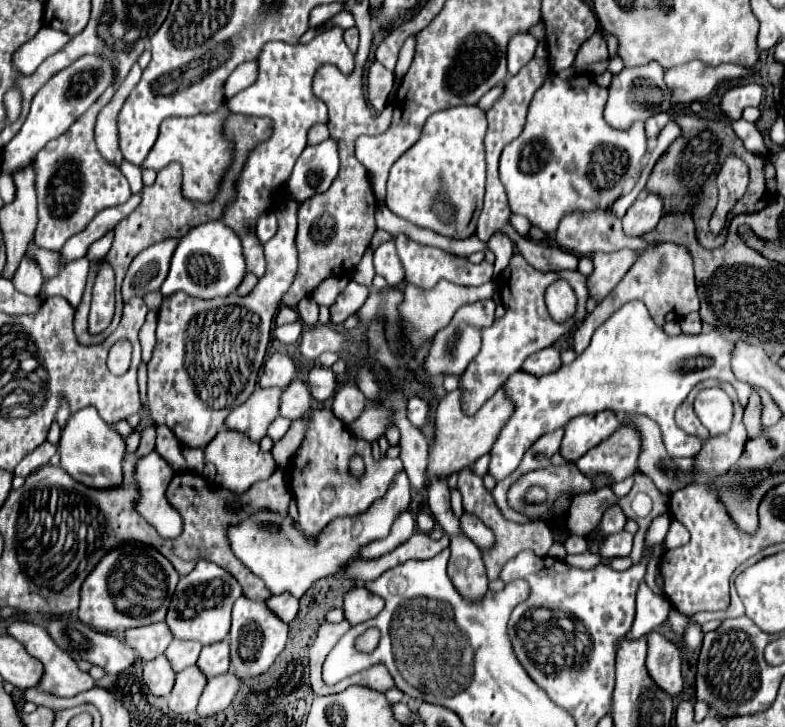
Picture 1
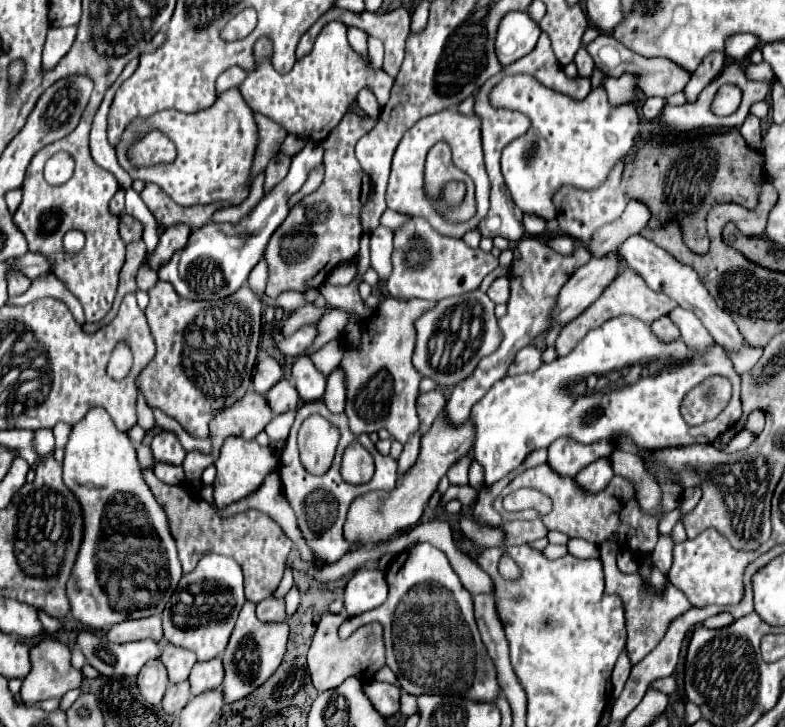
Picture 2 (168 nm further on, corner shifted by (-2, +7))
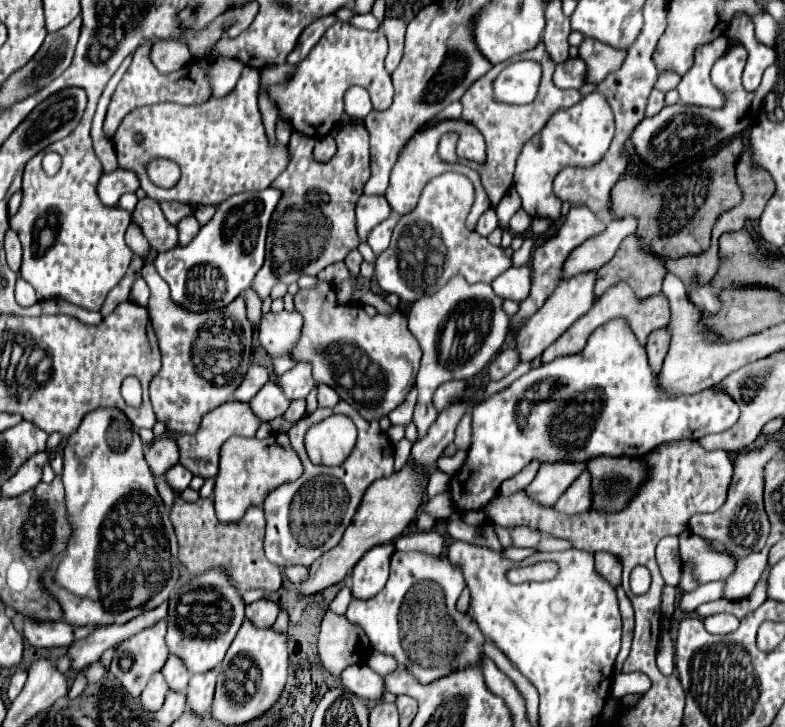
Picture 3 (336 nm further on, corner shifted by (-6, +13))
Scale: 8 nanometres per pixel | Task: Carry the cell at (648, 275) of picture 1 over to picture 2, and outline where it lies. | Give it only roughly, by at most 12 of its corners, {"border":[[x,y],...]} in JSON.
{"border":[[625,268],[601,298],[557,336],[559,356],[609,318],[647,324],[677,302]]}

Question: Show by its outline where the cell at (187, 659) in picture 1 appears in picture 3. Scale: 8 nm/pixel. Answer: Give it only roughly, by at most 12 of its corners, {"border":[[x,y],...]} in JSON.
{"border":[[177,656],[161,672],[169,690],[185,692],[191,674]]}

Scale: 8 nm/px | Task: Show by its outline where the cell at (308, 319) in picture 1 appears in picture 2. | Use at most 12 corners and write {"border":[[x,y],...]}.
{"border":[[283,292],[277,300],[265,296],[265,304],[285,312],[309,304],[301,292]]}

